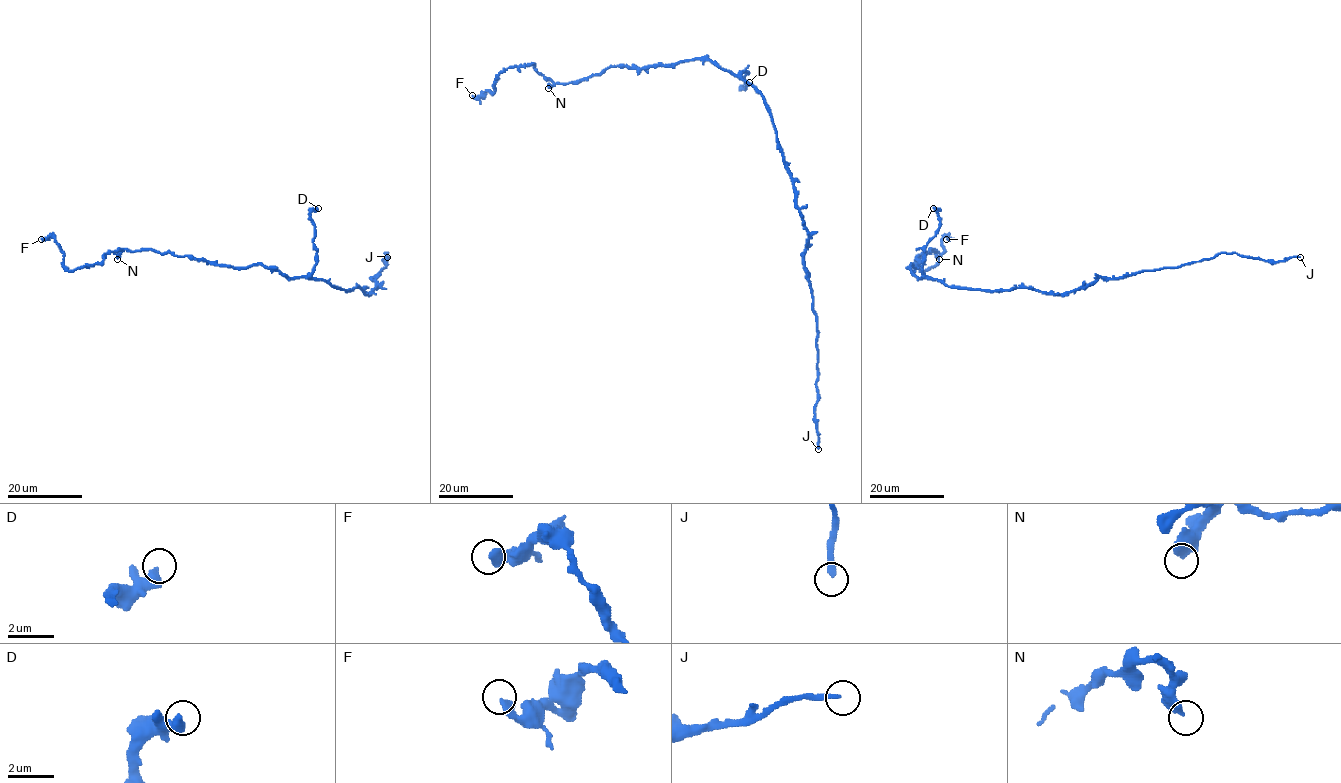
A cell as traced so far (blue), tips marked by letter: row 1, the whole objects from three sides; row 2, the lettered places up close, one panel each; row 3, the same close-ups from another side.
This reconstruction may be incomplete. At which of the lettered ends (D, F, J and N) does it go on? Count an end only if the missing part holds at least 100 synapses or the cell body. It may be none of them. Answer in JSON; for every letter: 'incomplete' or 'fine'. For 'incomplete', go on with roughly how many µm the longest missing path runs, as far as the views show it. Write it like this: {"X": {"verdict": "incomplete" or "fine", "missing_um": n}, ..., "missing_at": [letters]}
{"D": {"verdict": "fine"}, "F": {"verdict": "fine"}, "J": {"verdict": "incomplete", "missing_um": 160}, "N": {"verdict": "fine"}, "missing_at": ["J"]}

